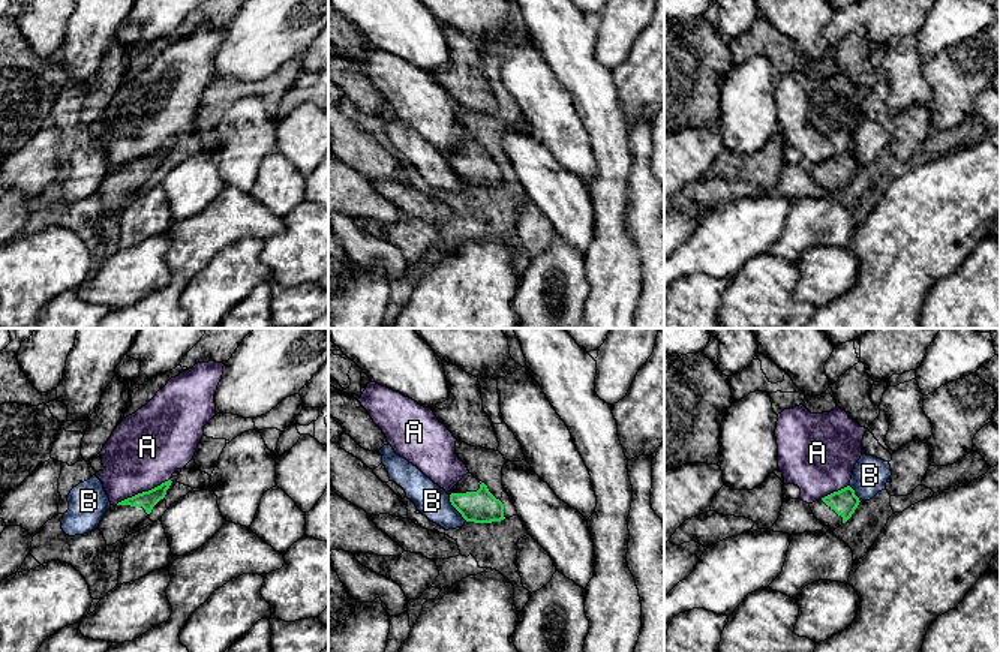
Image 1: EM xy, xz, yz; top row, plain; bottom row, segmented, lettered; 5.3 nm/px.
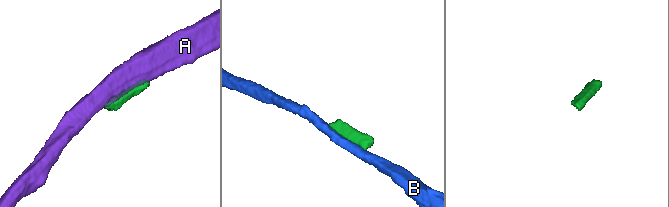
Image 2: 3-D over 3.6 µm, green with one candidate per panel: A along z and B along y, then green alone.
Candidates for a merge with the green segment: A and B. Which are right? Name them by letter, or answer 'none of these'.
none of these

